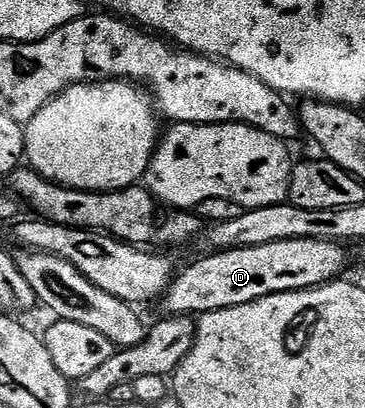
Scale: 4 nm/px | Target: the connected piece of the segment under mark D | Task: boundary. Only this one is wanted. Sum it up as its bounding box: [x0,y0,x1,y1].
[165,241,347,317]

